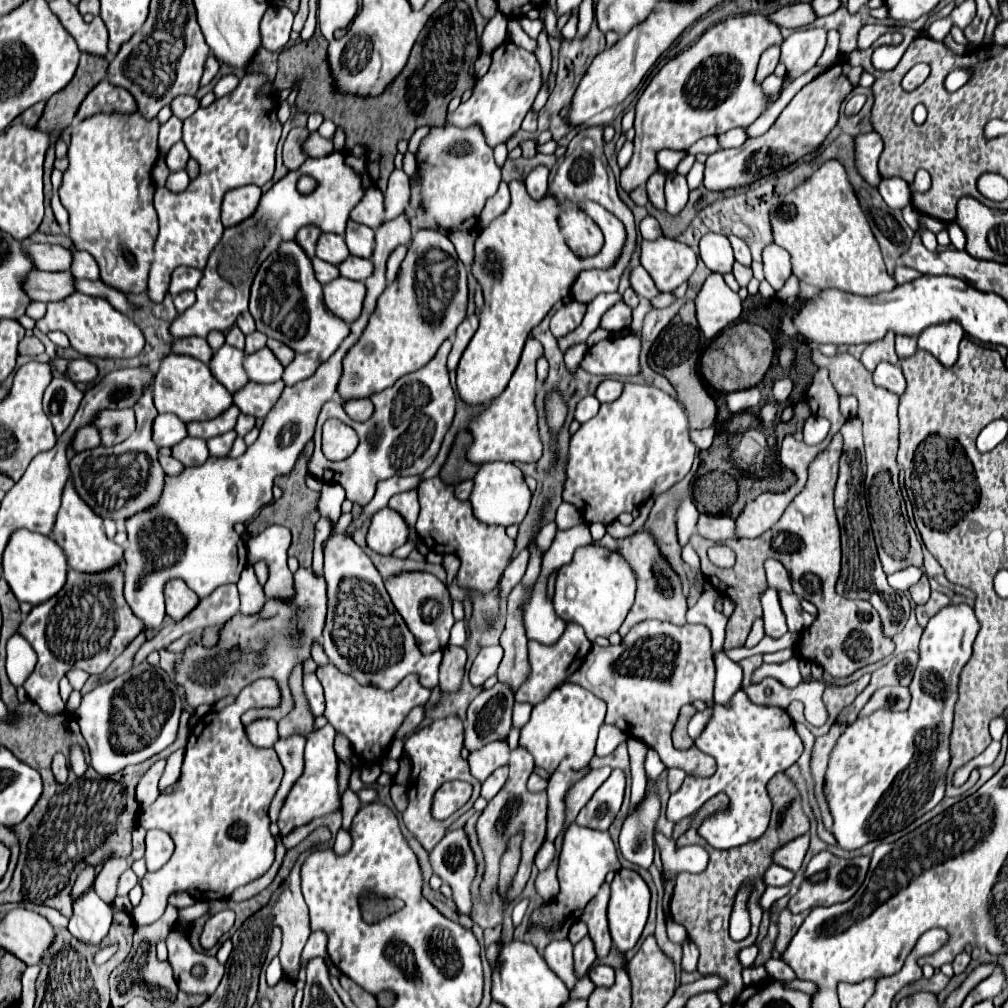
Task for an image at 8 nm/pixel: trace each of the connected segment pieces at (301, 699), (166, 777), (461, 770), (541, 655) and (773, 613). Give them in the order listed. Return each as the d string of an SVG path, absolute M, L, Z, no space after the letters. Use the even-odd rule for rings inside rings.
M295 666L291 670L289 688L295 700L295 708L283 720L279 720L279 736L303 735L304 732L307 734L313 731L313 716L307 708L307 700L301 688L301 674L303 674L303 666Z
M178 749L167 758L167 763L158 785L159 791L164 790L178 780L184 754L184 749Z
M447 716L443 720L435 720L433 724L413 732L407 742L405 742L405 752L411 758L413 770L411 770L411 778L409 778L409 806L403 812L403 822L405 826L415 834L415 838L431 852L435 848L435 844L439 844L439 840L445 836L447 828L469 808L473 808L473 802L479 798L481 792L481 782L475 780L469 772L469 762L461 756L463 752L463 722L455 716ZM447 780L467 780L473 784L473 796L471 800L457 810L453 816L449 816L447 820L435 820L431 816L431 798L435 794L435 790L447 782Z
M567 624L567 630L563 632L563 636L555 644L551 644L551 646L539 644L537 640L529 640L531 676L527 676L527 680L519 686L517 702L539 704L541 700L545 700L549 696L549 692L553 692L555 688L559 688L567 680L573 662L575 662L575 670L581 666L581 658L585 658L589 648L591 648L591 642L587 640L583 628L579 628L577 624Z
M767 588L761 592L761 604L763 604L763 624L765 624L765 634L771 638L781 638L787 632L785 616L779 606L779 596L777 590Z

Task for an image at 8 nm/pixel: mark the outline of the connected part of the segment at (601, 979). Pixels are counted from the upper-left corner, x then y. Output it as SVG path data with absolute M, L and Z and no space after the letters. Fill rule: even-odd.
M599 964L589 972L589 978L597 986L611 986L611 984L615 984L615 968L607 966L607 964Z

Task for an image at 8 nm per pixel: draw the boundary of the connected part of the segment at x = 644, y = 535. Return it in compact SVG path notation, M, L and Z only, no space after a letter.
M639 530L633 536L621 538L621 540L613 538L611 534L605 534L597 544L623 554L637 572L637 598L635 598L635 604L633 604L629 616L625 618L623 626L619 628L621 636L625 636L635 624L639 624L639 622L643 622L647 618L667 620L667 622L673 622L673 624L679 624L679 626L687 624L687 620L685 620L687 594L683 592L681 578L675 574L675 570L671 568L671 564L667 562L667 558L659 550L659 544L655 540L655 536L649 530Z

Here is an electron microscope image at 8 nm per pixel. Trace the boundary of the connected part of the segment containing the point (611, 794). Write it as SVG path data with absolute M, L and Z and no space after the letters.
M613 770L613 774L601 784L601 788L593 794L587 806L579 812L575 822L593 830L609 830L615 820L625 790L625 774L623 770Z

